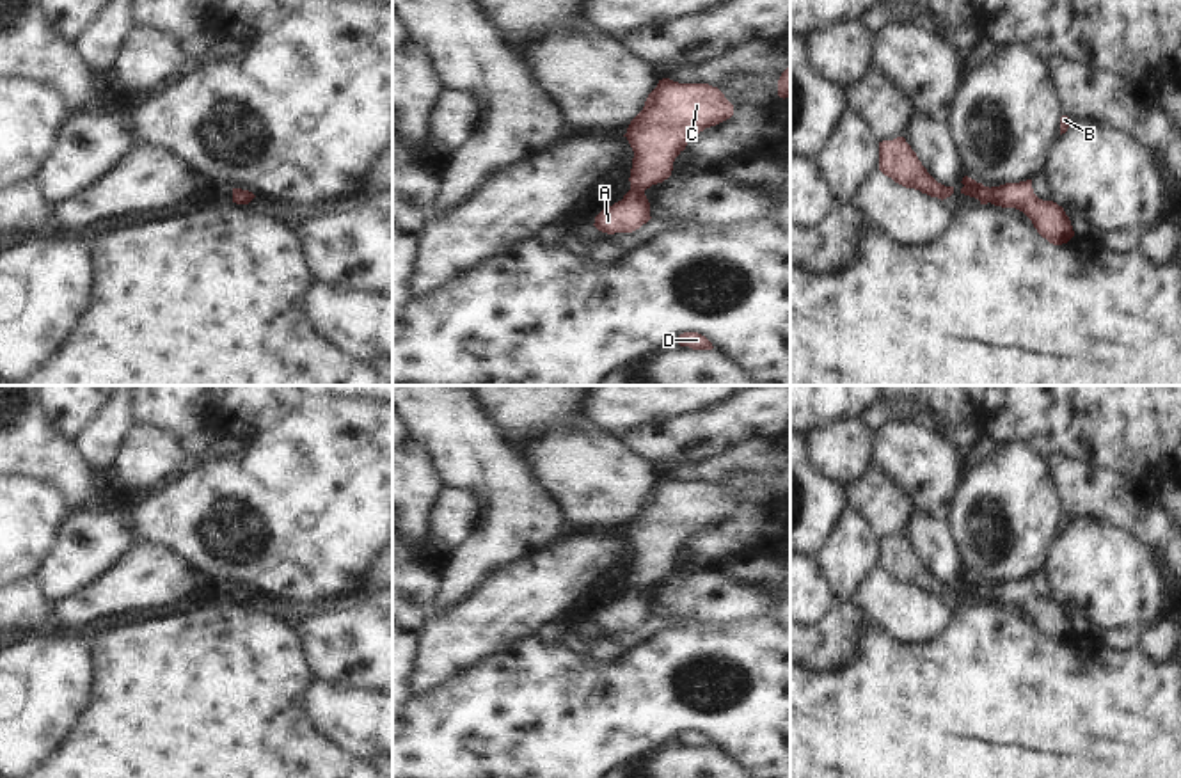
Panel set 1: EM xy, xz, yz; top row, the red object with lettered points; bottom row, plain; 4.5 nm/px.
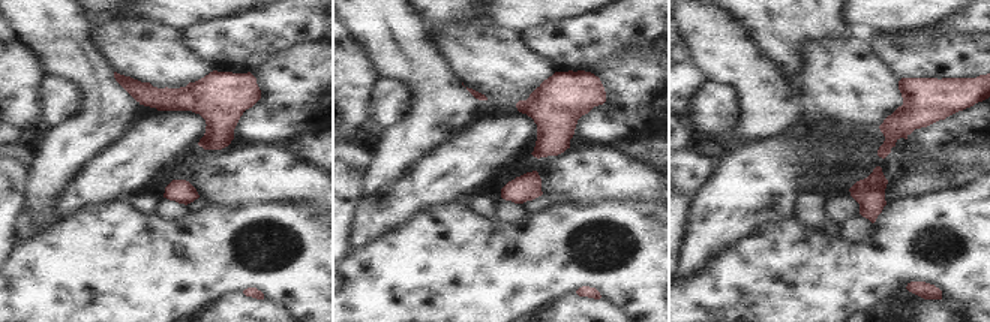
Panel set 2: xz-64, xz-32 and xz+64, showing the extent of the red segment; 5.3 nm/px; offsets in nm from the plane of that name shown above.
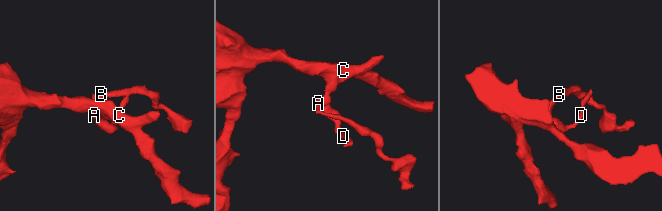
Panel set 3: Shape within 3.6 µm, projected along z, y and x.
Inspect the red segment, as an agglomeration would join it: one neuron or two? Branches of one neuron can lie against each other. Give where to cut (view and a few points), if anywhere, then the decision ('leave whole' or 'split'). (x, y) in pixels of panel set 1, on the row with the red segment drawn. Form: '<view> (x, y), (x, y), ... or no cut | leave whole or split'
no cut | leave whole

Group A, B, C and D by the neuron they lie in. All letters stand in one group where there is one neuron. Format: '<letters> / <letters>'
A B C D

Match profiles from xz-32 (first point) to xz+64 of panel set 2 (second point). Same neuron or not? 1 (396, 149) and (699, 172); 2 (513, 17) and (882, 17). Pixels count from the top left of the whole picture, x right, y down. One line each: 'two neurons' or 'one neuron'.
1: two neurons
2: one neuron

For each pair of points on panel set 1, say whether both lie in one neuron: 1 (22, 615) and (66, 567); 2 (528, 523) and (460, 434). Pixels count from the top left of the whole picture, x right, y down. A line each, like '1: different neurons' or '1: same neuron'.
1: different neurons
2: same neuron

